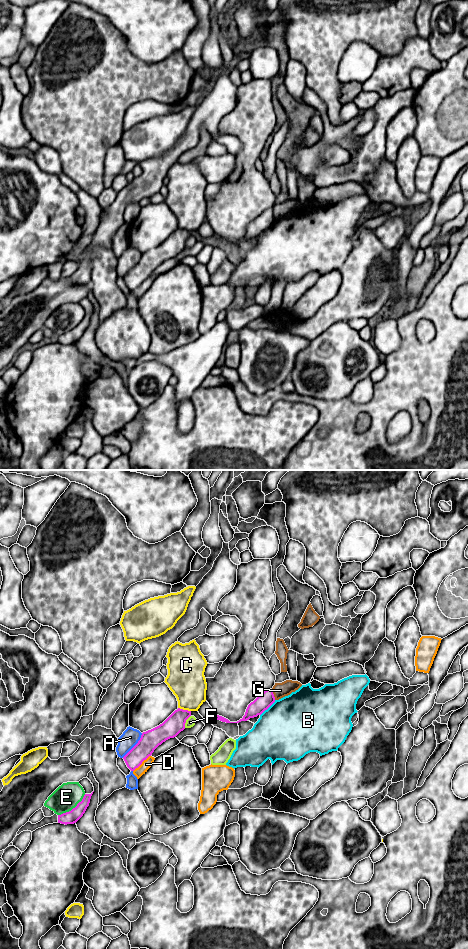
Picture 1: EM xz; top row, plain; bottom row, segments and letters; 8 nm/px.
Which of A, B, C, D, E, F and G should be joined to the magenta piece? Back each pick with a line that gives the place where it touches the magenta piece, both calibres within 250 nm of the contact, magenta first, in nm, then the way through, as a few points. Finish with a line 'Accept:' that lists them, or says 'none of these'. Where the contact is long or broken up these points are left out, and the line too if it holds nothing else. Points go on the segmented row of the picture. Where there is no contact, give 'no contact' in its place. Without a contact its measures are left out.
Accept: none of these

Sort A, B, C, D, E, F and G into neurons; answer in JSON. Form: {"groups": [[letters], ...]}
{"groups": [["A"], ["B"], ["C"], ["D"], ["E"], ["F"], ["G"]]}

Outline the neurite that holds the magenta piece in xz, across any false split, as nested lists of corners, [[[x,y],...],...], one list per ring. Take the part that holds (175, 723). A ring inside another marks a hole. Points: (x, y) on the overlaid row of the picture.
[[[178,708],[162,724],[143,732],[138,743],[123,757],[127,767],[131,771],[138,768],[159,745],[183,731],[190,716],[191,711]]]

